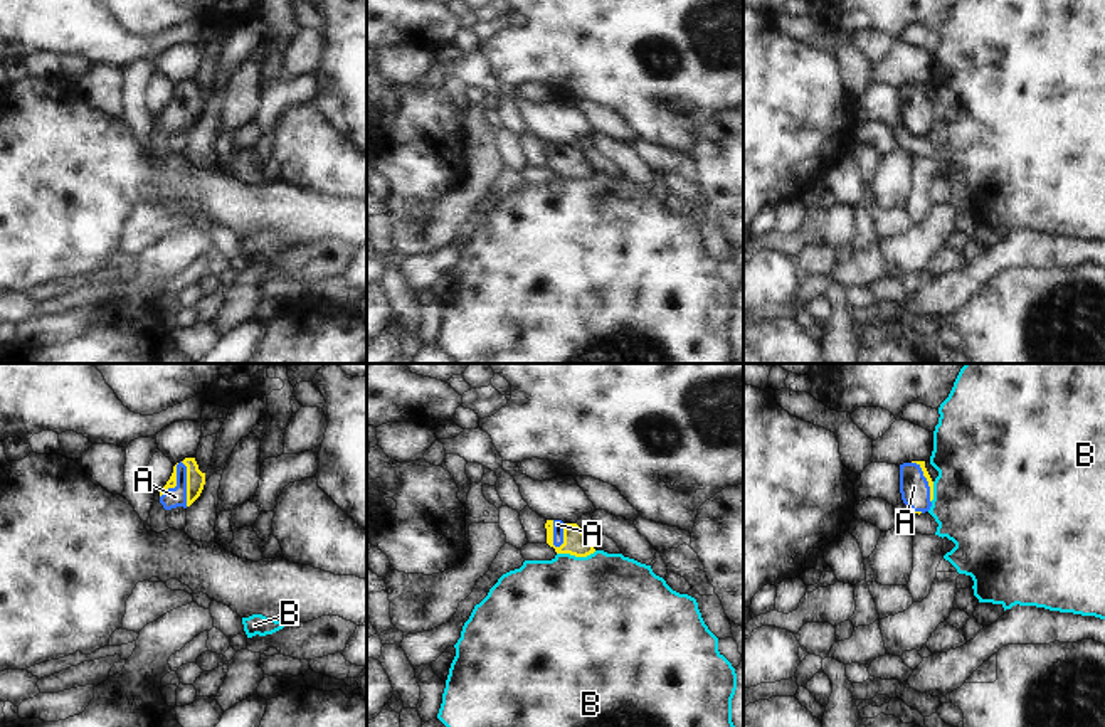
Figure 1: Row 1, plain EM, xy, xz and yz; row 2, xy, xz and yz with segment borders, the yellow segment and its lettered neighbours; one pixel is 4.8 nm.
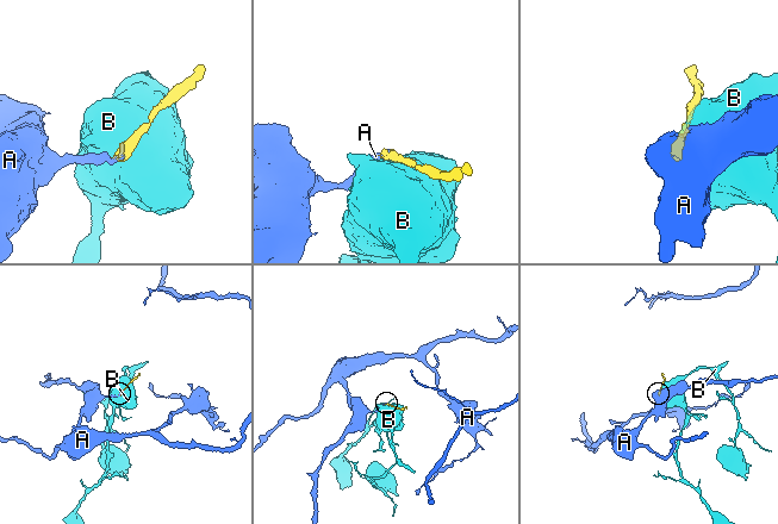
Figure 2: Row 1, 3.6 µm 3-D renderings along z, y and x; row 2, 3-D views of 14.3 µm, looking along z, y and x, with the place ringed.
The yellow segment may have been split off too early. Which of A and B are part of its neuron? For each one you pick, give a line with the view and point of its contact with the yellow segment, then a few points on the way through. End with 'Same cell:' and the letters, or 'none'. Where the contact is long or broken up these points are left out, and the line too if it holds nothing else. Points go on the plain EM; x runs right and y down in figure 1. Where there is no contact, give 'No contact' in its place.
A: Touches yellow at xy (175, 103). Path across: xy (195, 103), (180, 84), (175, 103), (175, 120)
Same cell: A

